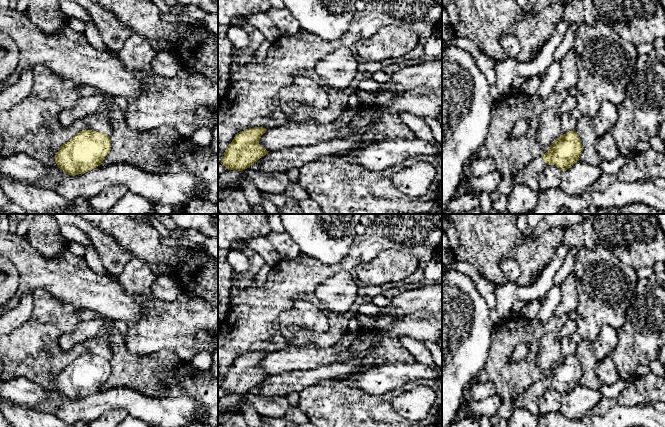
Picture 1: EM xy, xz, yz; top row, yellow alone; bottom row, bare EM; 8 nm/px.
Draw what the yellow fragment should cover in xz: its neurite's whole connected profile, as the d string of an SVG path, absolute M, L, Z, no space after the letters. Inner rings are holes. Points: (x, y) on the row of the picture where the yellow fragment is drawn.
M254 127L239 132L228 145L220 163L228 170L237 171L243 171L256 163L269 152L259 144L266 130L266 128Z

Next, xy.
M82 130L59 148L55 161L65 174L76 176L102 165L110 150L111 140L108 135Z

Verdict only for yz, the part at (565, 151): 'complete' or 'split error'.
split error

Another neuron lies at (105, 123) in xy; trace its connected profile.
M35 66L30 94L10 109L0 111L0 157L26 154L46 166L58 167L55 155L59 148L80 131L93 130L110 136L112 134L112 122L108 118L108 112L115 104L111 100L103 100L107 106L104 112L96 112L77 120L71 128L61 126L57 120L58 114L63 109L72 108L75 101L80 97L82 96L72 81L56 76L46 66Z

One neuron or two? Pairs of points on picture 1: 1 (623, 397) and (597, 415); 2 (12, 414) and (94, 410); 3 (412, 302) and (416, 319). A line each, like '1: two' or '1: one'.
1: two
2: two
3: two

